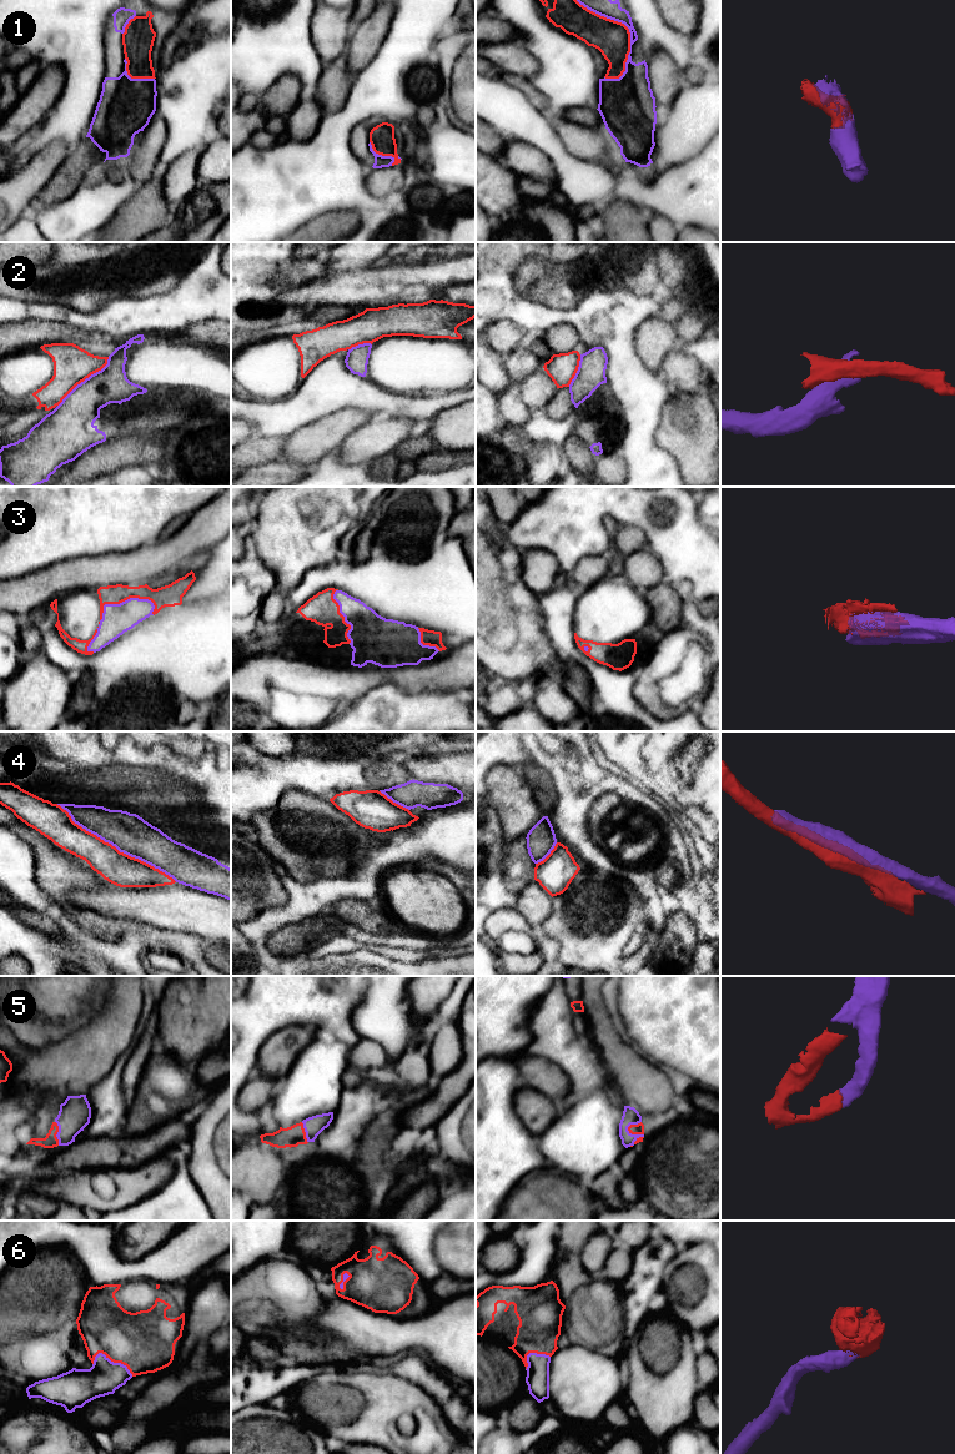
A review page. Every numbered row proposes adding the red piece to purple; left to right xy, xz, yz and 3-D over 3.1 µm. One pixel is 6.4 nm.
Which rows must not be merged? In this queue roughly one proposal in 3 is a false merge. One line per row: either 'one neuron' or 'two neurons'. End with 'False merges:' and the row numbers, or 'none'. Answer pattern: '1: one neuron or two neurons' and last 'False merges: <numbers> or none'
1: one neuron
2: two neurons
3: one neuron
4: two neurons
5: one neuron
6: one neuron
False merges: 2, 4

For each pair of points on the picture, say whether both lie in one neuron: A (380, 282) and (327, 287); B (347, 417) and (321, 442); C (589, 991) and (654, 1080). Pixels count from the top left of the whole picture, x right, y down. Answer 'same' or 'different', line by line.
A: same
B: same
C: same

